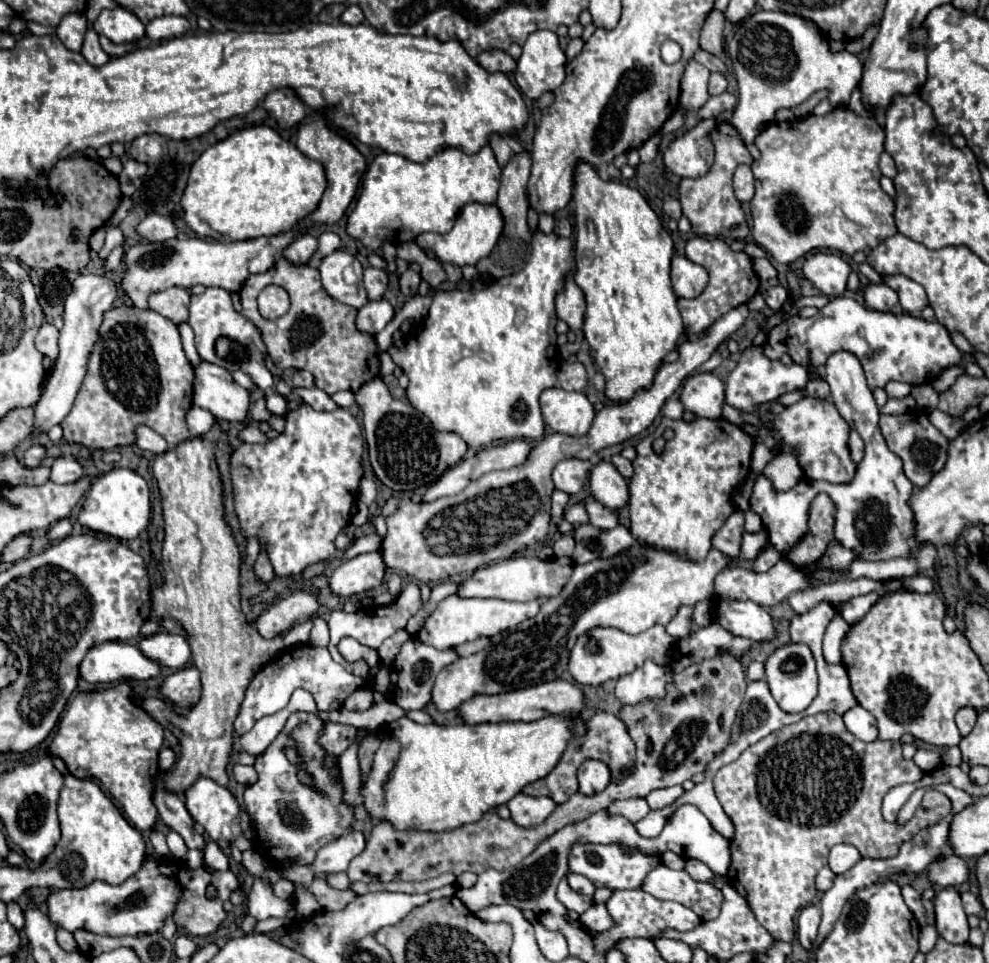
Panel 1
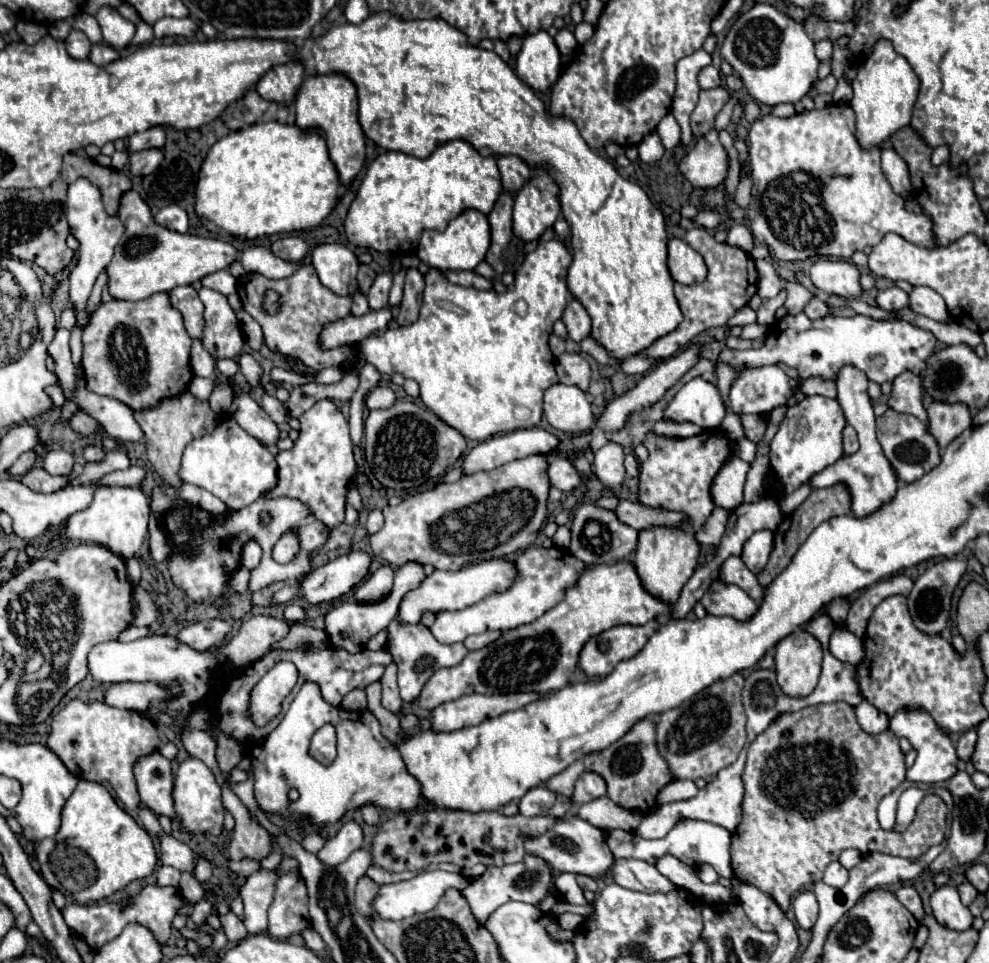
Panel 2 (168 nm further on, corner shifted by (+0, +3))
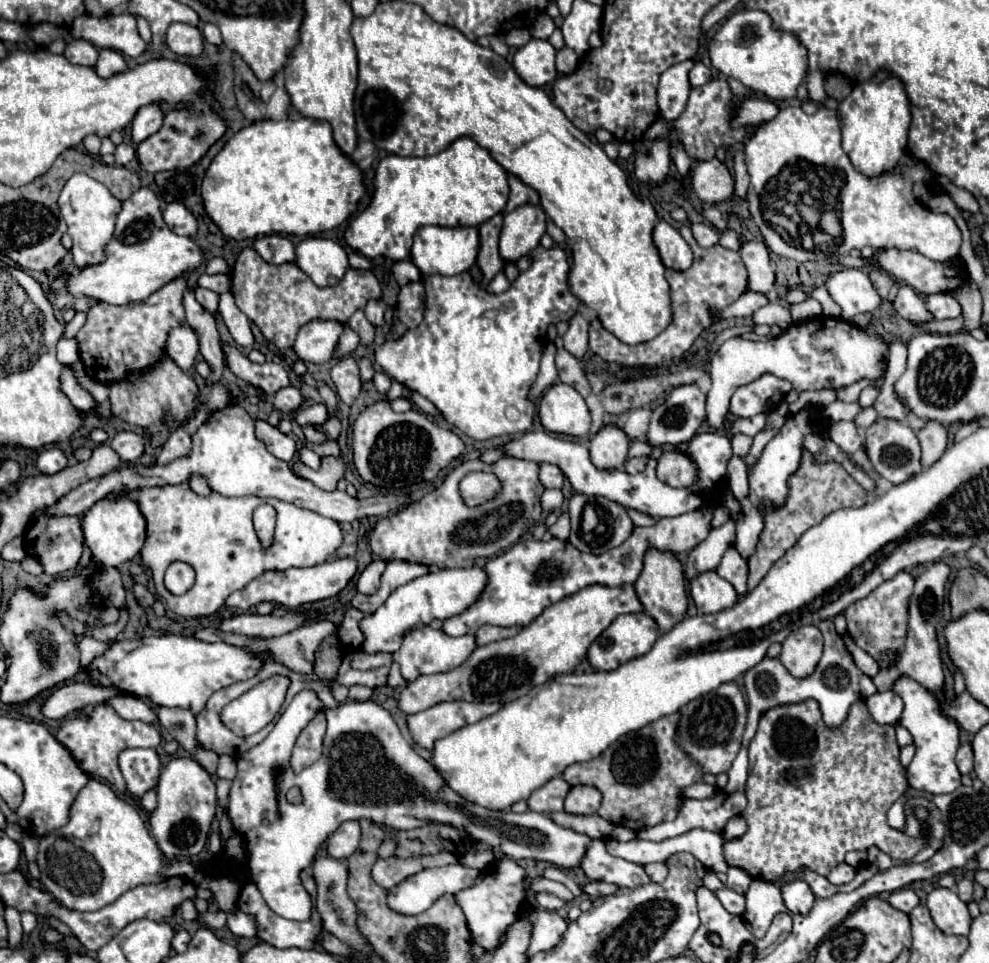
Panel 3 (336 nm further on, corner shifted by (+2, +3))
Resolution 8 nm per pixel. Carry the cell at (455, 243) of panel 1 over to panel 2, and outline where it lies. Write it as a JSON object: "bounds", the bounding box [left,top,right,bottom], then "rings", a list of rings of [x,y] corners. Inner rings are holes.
{"bounds":[417,210,491,270],"rings":[[[467,210],[455,220],[449,222],[449,226],[443,232],[425,230],[417,248],[417,256],[421,262],[425,262],[429,268],[437,270],[473,270],[487,254],[491,232],[487,232],[487,216],[477,210]]]}

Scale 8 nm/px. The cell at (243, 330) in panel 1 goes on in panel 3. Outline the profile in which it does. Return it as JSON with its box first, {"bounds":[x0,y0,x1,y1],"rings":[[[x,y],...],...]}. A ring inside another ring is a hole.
{"bounds":[195,288,219,316],"rings":[[[195,288],[195,296],[197,296],[197,302],[207,312],[213,312],[213,316],[219,314],[219,294],[217,292],[207,290],[207,288]]]}

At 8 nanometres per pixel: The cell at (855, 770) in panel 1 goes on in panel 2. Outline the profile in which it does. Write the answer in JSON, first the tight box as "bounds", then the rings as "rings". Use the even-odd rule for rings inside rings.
{"bounds":[731,702,947,910],"rings":[[[847,702],[837,704],[817,704],[803,708],[799,712],[781,714],[771,726],[761,732],[747,752],[747,766],[743,772],[745,800],[743,800],[743,820],[733,834],[731,844],[731,866],[741,882],[753,884],[763,892],[771,894],[773,900],[787,910],[793,894],[801,892],[807,884],[823,878],[825,868],[839,858],[847,848],[857,848],[859,852],[881,852],[891,856],[901,856],[917,860],[931,846],[939,844],[945,836],[945,816],[947,808],[943,800],[935,794],[927,794],[909,830],[903,834],[887,832],[877,822],[879,802],[893,792],[905,780],[905,758],[903,752],[897,756],[875,756],[875,752],[887,748],[899,748],[897,736],[887,730],[881,734],[867,734],[857,718],[855,708]]]}

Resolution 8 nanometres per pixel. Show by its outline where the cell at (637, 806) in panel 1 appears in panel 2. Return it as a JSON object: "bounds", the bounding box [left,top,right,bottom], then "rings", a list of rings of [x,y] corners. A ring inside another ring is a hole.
{"bounds":[575,796,643,832],"rings":[[[607,796],[575,808],[575,816],[599,828],[601,832],[611,830],[633,832],[639,826],[639,820],[643,818],[639,812],[627,812],[625,808],[619,808],[615,802],[607,800]]]}

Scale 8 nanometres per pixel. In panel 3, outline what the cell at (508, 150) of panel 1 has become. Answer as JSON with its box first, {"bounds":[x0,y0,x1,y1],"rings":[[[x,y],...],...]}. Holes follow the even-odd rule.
{"bounds":[505,174,539,212],"rings":[[[509,174],[509,200],[505,212],[511,212],[521,204],[539,204],[539,194],[527,184],[523,184],[517,176]]]}

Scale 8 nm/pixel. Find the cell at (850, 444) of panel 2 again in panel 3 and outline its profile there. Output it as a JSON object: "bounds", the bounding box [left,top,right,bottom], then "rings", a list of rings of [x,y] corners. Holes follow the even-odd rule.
{"bounds":[829,422,863,454],"rings":[[[835,422],[829,430],[829,438],[847,454],[855,454],[863,446],[863,440],[853,422]]]}

